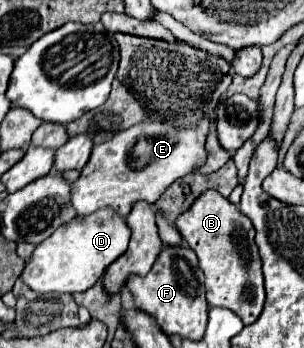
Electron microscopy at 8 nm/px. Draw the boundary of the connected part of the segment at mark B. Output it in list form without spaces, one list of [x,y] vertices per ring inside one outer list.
[[[207,190],[187,212],[177,218],[177,230],[181,232],[183,242],[195,250],[199,258],[199,268],[205,274],[209,306],[223,306],[233,310],[243,320],[243,324],[255,322],[263,310],[265,290],[251,220],[243,216],[239,208],[227,198],[215,190]]]

